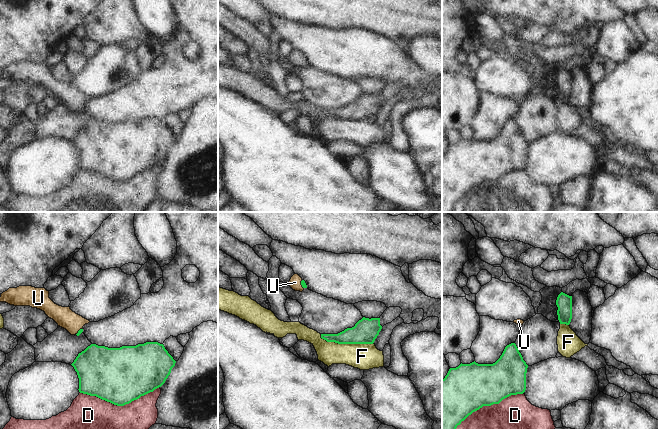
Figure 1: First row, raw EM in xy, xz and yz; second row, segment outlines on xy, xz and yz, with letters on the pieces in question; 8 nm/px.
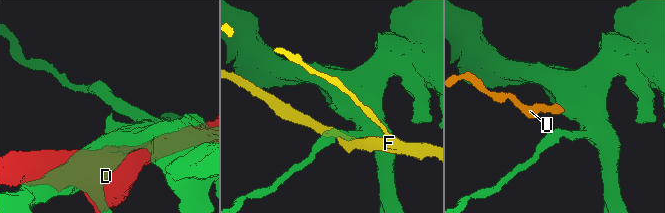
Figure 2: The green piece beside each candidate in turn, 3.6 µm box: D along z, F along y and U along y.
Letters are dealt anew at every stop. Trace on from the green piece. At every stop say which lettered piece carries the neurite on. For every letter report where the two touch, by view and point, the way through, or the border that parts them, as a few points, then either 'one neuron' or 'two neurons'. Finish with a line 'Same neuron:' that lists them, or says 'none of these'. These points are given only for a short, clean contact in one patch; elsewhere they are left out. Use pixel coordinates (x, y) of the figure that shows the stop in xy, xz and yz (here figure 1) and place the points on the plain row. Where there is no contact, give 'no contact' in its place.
D: contact xy (119, 181); two neurons
F: contact xz (346, 119); two neurons
U: contact xz (301, 60); way xz (303, 59), (301, 60), (295, 58); one neuron
Same neuron: U

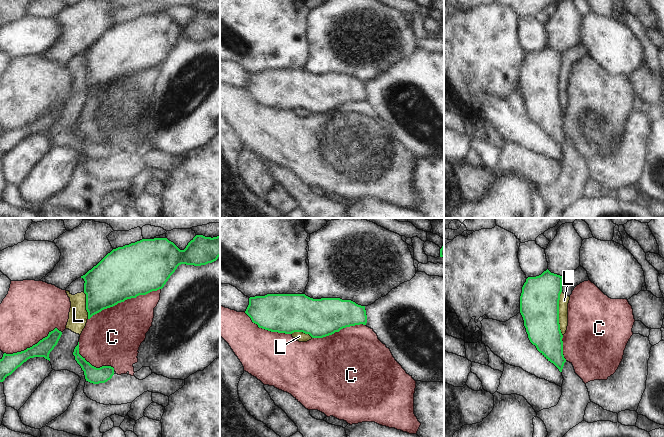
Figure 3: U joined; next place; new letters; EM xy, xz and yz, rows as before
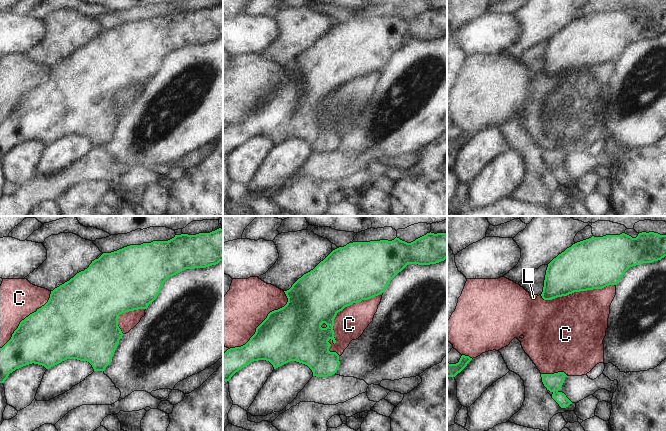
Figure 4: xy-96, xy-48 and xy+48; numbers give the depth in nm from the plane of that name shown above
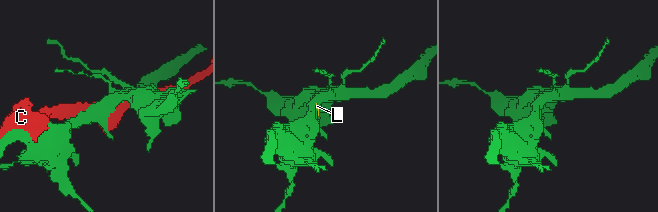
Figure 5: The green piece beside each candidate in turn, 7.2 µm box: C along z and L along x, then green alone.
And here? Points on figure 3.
C: contact xy (124, 76); two neurons
L: contact yz (558, 89); two neurons
Same neuron: none of these

